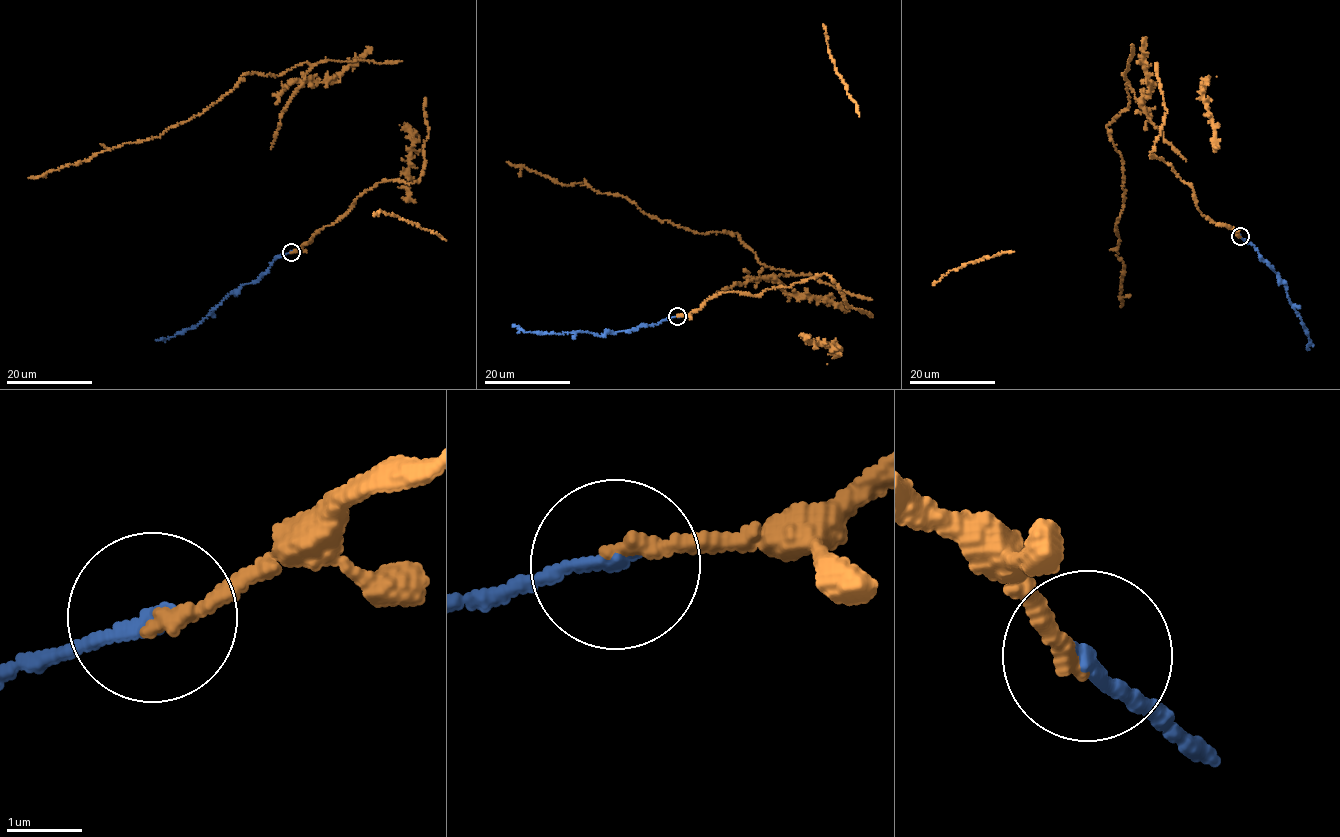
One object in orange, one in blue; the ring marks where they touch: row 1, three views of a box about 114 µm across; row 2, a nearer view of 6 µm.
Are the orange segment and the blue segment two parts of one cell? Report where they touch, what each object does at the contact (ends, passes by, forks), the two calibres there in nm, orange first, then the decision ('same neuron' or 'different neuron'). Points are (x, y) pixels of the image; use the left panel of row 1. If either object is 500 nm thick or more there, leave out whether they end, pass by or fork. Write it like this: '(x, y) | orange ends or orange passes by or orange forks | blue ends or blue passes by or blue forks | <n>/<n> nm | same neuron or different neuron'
(291, 252) | orange ends | blue ends | 200/180 nm | same neuron

